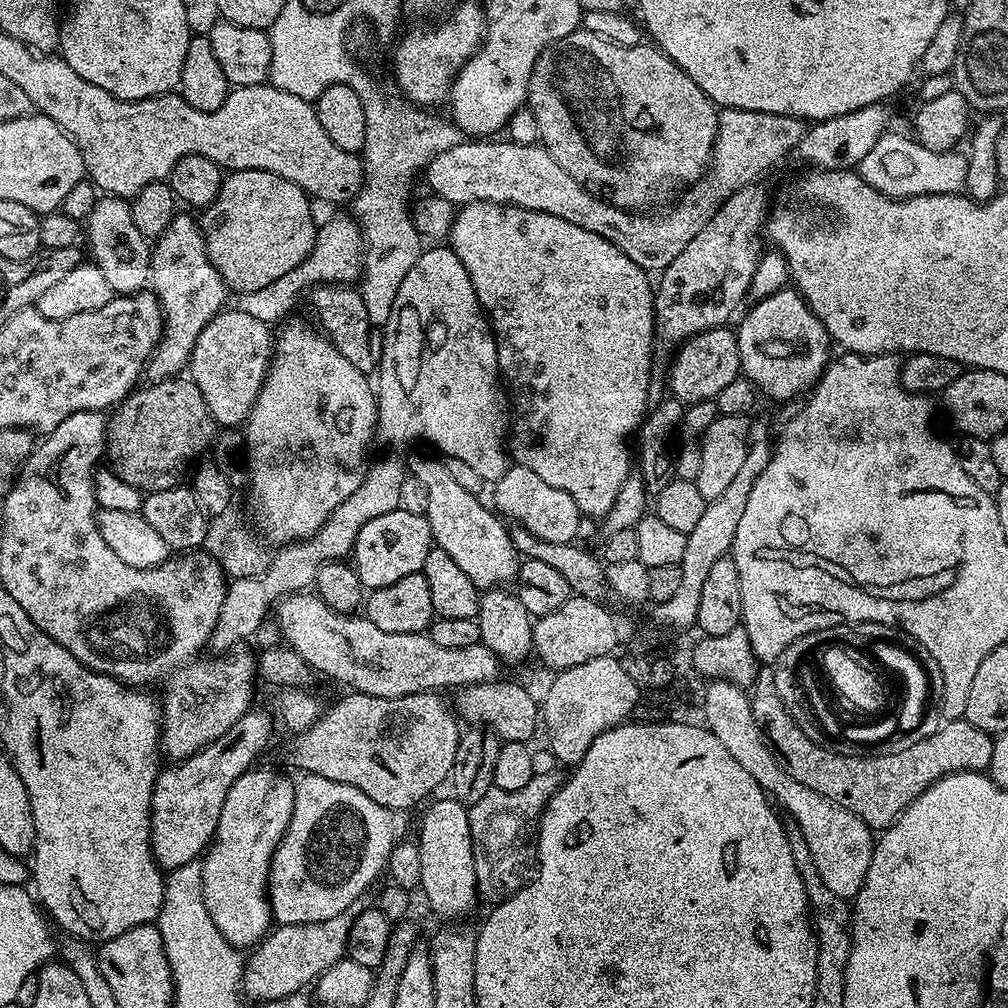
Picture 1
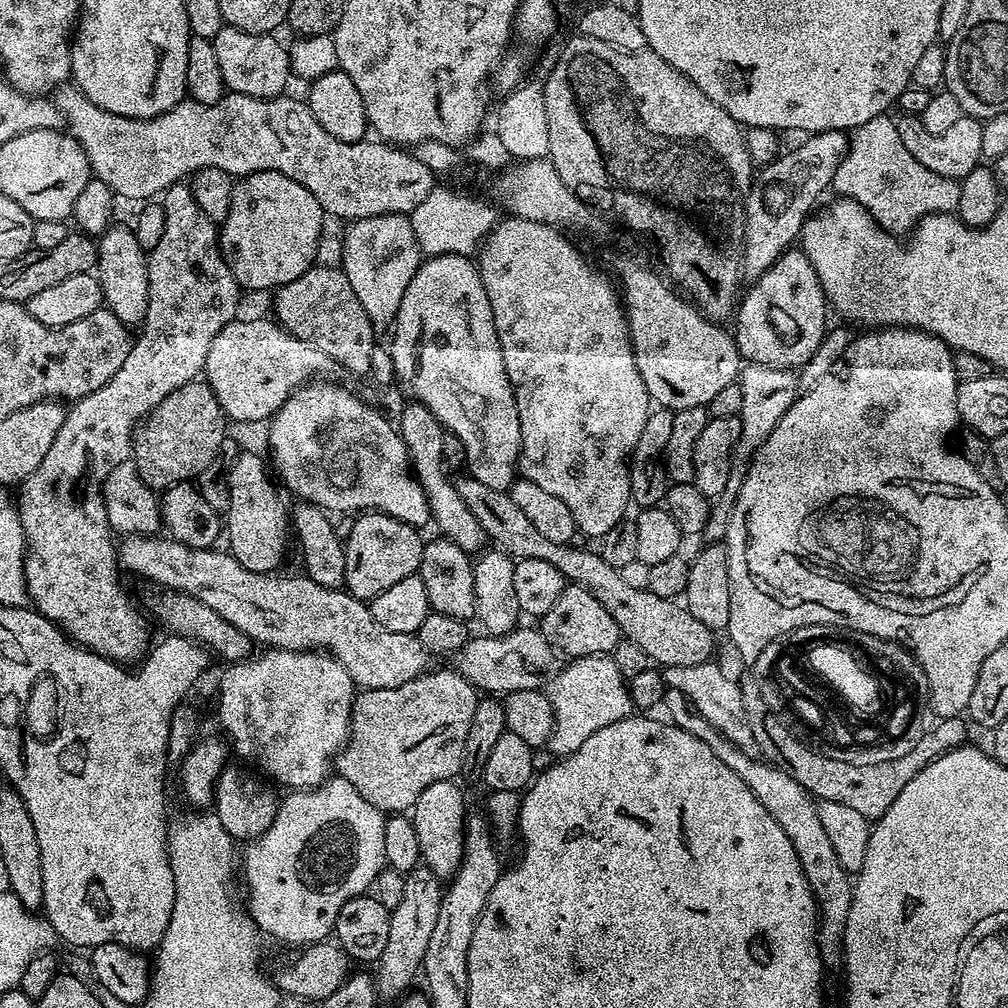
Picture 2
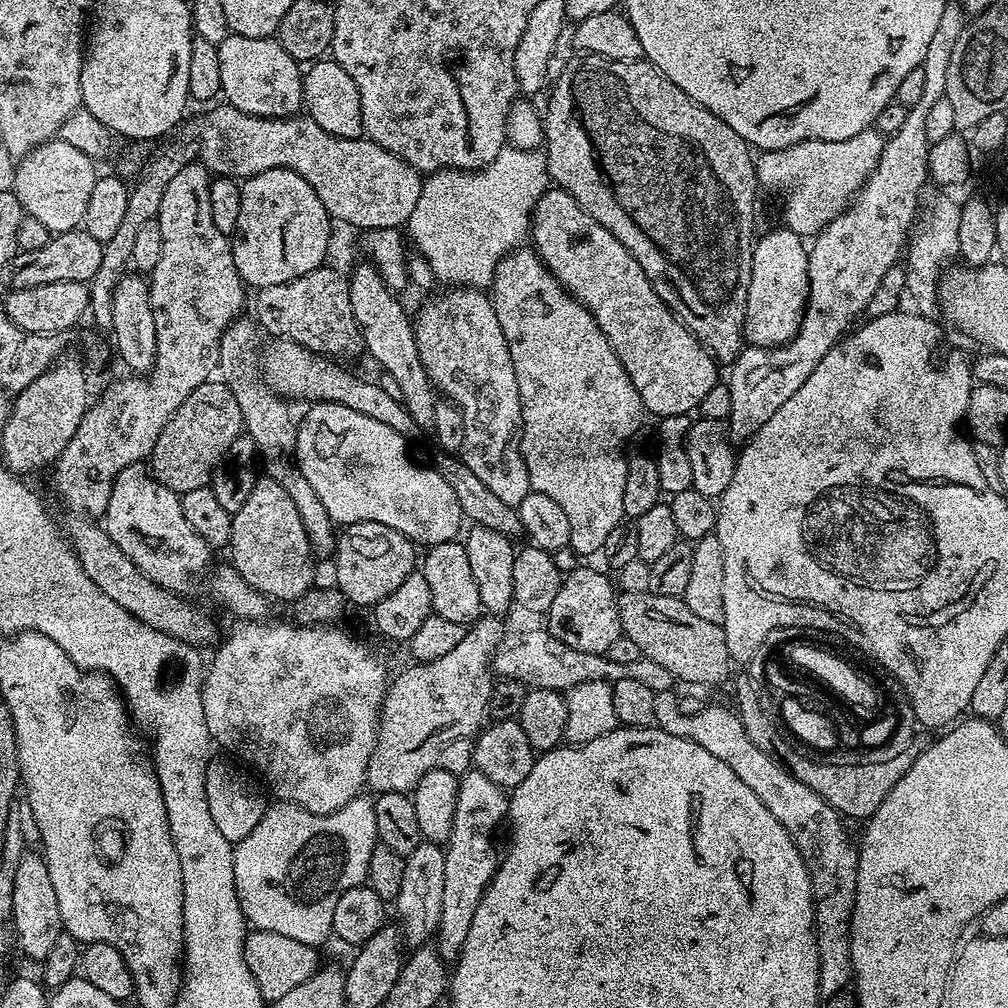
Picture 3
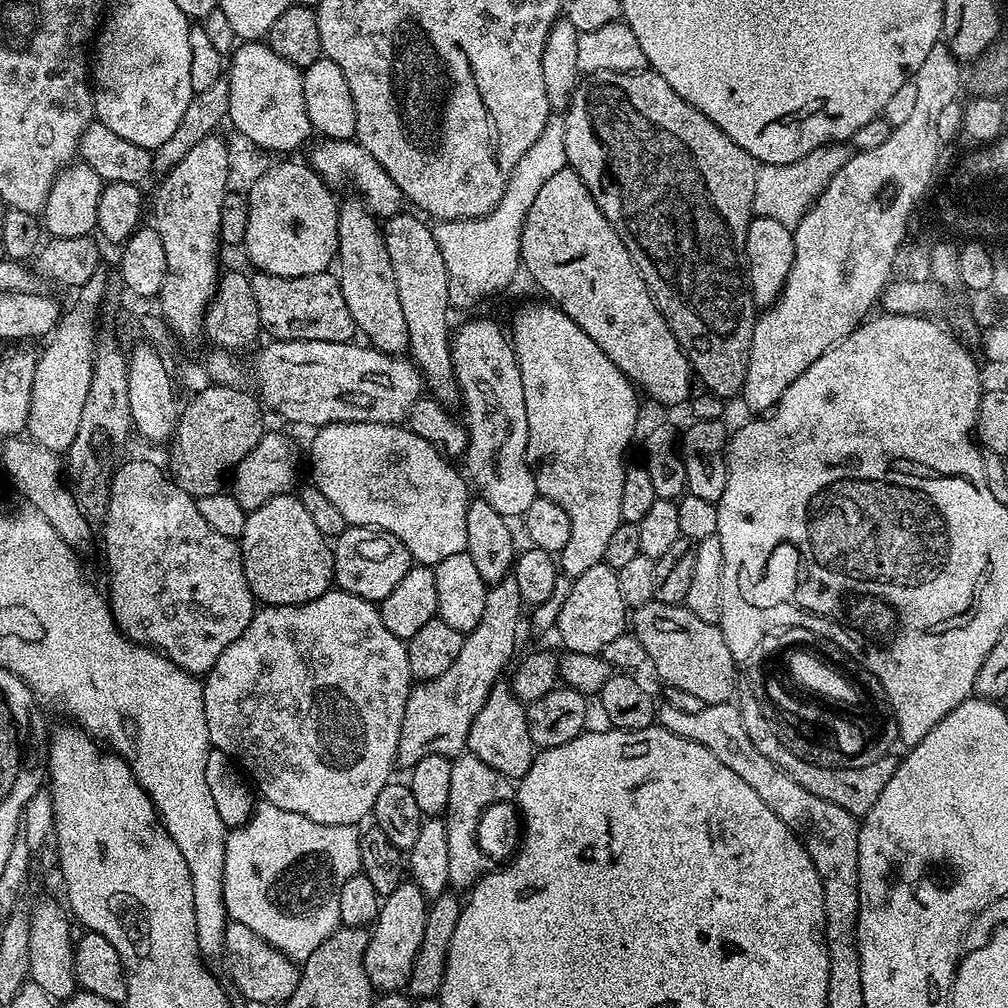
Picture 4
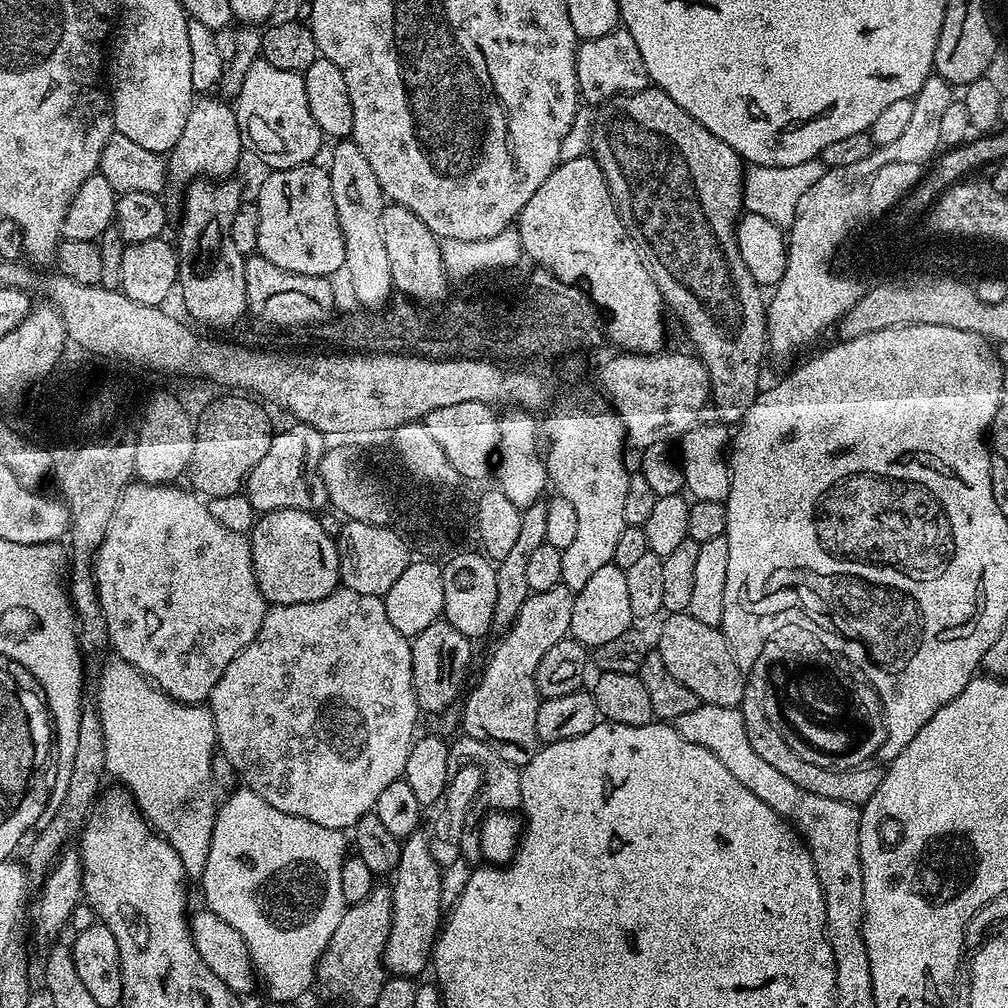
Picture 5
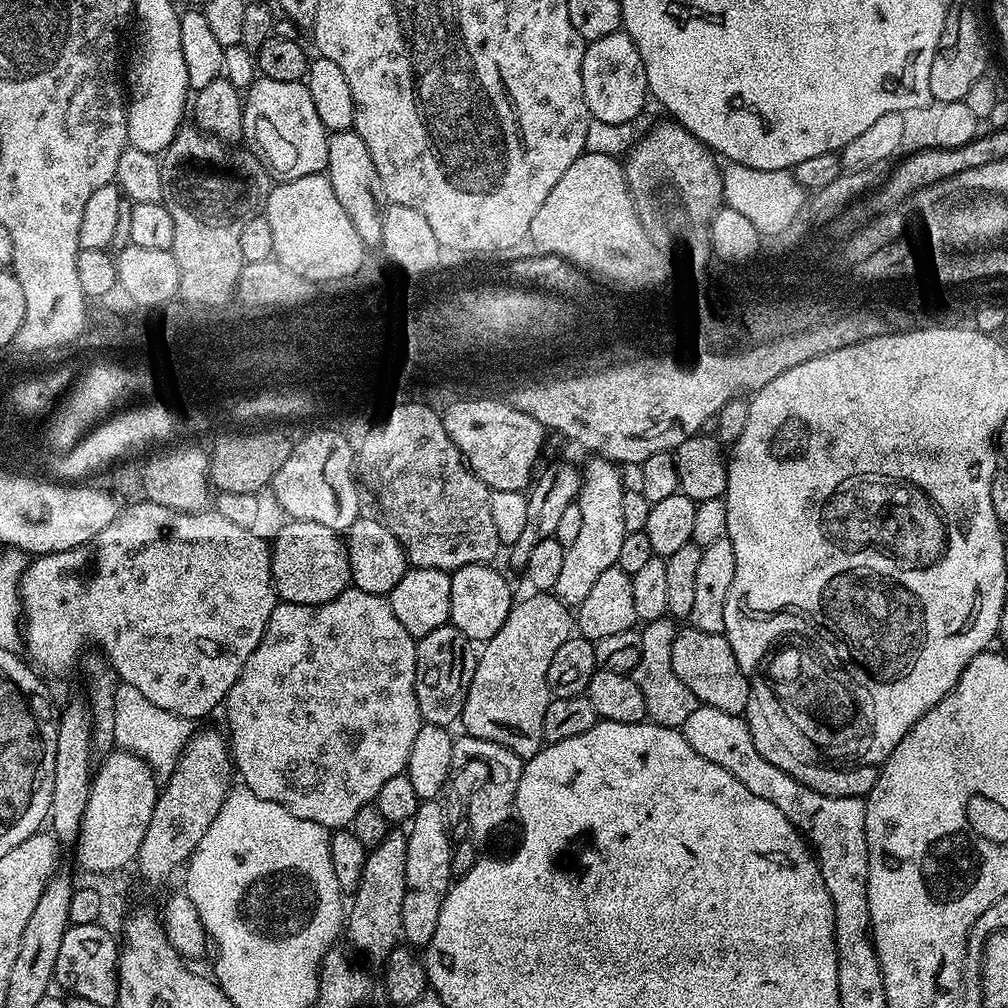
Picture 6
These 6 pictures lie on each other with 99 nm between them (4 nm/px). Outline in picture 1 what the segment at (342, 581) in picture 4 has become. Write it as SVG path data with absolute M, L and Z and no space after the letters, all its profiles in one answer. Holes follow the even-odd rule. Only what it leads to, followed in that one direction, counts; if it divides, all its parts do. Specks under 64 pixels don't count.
M401 506L390 514L370 518L370 522L366 522L362 530L358 530L358 538L352 548L350 560L365 590L390 586L410 574L423 572L426 554L430 554L434 547L432 531L427 515L419 511L407 512L406 508Z

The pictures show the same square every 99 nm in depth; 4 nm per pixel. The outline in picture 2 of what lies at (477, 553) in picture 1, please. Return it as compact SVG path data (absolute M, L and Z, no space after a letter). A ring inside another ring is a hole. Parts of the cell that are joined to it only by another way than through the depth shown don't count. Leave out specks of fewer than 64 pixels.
M408 402L408 405L400 412L400 424L398 420L398 431L400 437L404 439L404 445L408 451L408 463L410 471L415 476L416 481L424 488L424 493L430 505L430 516L440 527L439 535L445 540L454 542L454 546L462 546L462 550L469 554L476 554L485 547L486 537L482 526L478 524L470 509L462 502L462 497L458 494L453 477L448 477L442 454L442 446L446 430L430 414L430 410L419 402Z

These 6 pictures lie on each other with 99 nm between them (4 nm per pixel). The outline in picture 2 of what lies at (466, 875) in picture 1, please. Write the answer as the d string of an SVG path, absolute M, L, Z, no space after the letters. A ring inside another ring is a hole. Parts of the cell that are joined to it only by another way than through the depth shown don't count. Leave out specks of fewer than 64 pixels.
M456 780L434 782L418 794L410 809L414 834L418 834L418 846L423 863L435 876L450 878L458 870L464 853L464 792Z

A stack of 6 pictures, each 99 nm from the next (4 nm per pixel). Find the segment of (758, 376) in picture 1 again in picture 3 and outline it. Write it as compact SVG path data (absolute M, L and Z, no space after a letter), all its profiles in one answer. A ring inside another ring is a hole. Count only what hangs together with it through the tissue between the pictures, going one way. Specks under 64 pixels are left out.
M777 226L752 245L752 269L750 290L746 294L746 322L744 339L754 348L776 348L790 342L802 326L804 307L808 305L808 250L805 237L794 234L794 230Z

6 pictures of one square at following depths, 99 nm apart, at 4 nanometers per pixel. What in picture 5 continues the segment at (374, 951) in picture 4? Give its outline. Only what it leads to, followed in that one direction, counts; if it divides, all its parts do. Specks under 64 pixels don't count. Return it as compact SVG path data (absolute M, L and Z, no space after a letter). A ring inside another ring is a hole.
M423 831L411 832L403 837L400 861L394 873L392 890L392 925L390 938L386 938L384 967L391 975L419 977L423 968L429 967L436 937L442 927L441 865L434 862L428 849L428 838ZM441 912L441 916L440 916Z

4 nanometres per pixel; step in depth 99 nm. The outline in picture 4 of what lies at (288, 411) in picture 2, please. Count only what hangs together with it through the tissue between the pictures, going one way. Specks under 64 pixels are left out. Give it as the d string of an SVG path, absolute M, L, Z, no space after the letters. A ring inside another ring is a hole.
M338 422L337 424L325 424L324 427L319 429L319 431L317 431L313 436L316 437L312 440L312 480L316 483L317 490L320 491L330 503L332 503L333 510L336 511L342 519L348 520L344 522L361 528L381 528L384 532L394 534L394 538L398 538L398 542L402 542L406 546L406 550L410 555L412 555L413 561L420 566L434 566L438 562L442 562L442 558L450 558L450 554L458 554L459 552L468 551L468 543L466 542L466 514L468 513L468 505L470 503L470 495L468 496L468 488L470 492L469 481L466 479L465 473L461 471L461 469L460 473L459 470L452 465L455 463L449 462L440 449L435 448L435 446L430 442L426 442L426 438L418 438L418 434L414 434L407 426L401 426L400 424L371 424L370 422Z

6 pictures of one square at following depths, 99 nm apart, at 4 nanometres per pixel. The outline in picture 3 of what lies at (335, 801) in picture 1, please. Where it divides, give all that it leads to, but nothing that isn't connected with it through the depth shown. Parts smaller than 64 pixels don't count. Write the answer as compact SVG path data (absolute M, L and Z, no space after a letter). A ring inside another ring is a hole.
M367 795L355 796L346 806L336 812L319 816L299 808L297 804L276 802L265 807L262 822L246 834L234 848L234 882L240 895L240 905L244 911L244 919L253 929L270 930L274 934L283 934L285 938L294 938L294 942L302 942L320 946L324 939L332 936L334 922L334 906L338 906L338 898L351 888L359 888L367 881L370 854L378 843L376 831L378 822L374 818L374 806ZM295 864L328 864L328 888L320 892L316 901L299 900L296 896L280 896L280 887L289 880L288 888L296 892L300 888L300 872L292 868Z

